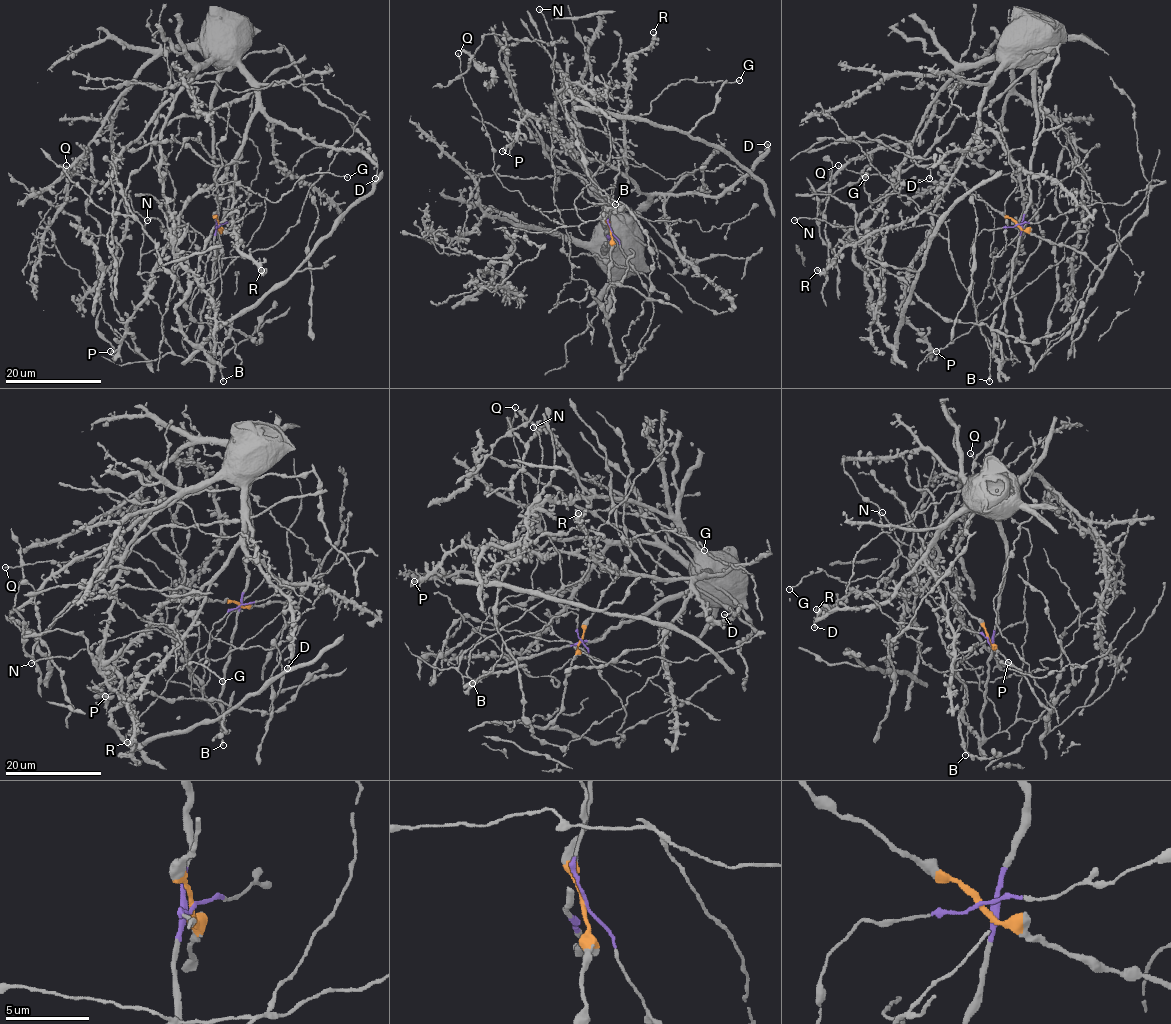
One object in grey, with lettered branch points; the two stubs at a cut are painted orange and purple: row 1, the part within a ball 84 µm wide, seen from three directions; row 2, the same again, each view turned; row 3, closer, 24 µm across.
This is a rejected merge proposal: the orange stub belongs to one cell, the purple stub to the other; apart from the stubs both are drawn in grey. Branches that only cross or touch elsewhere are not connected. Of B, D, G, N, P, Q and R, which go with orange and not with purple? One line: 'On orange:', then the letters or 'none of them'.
On orange: none of them

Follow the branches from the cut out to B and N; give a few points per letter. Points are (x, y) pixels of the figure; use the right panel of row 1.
B: (1017, 224), (983, 230), (971, 245), (970, 267), (973, 272), (976, 323), (990, 351), (989, 381)
N: (1017, 224), (1020, 238), (999, 333), (1005, 362), (977, 323), (948, 242), (928, 225), (875, 230), (795, 220)

